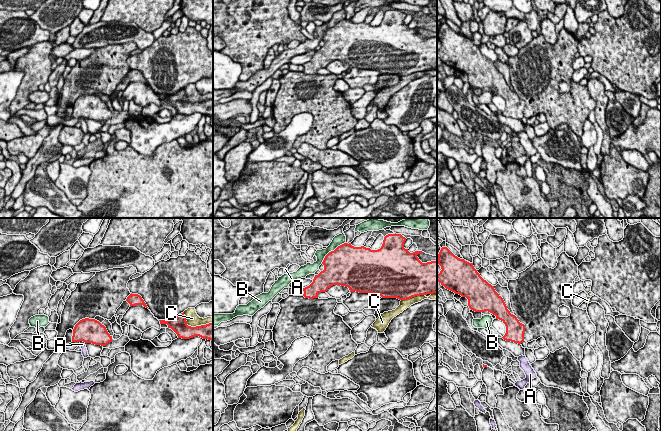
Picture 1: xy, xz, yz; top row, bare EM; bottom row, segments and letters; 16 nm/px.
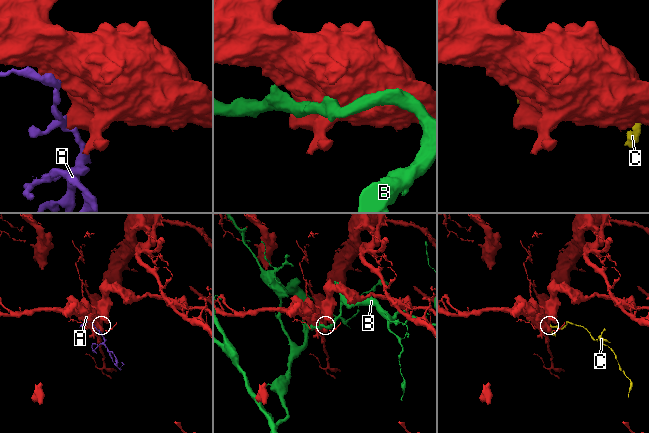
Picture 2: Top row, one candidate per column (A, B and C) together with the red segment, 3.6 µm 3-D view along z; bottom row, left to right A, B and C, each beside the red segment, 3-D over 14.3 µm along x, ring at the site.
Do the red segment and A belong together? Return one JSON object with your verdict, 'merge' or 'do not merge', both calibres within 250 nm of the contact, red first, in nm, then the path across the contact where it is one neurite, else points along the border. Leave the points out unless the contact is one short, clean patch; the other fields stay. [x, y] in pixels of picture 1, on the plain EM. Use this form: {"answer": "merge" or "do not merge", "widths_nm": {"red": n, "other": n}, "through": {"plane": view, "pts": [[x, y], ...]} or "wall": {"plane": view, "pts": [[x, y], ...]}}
{"answer": "do not merge", "widths_nm": {"red": 380, "other": 100}, "wall": {"plane": "xy", "pts": [[79, 117], [85, 118]]}}

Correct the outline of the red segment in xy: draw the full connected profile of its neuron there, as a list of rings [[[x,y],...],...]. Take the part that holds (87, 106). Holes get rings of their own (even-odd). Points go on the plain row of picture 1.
[[[85,94],[80,96],[73,105],[72,118],[80,117],[106,122],[112,118],[112,112],[99,97]]]

